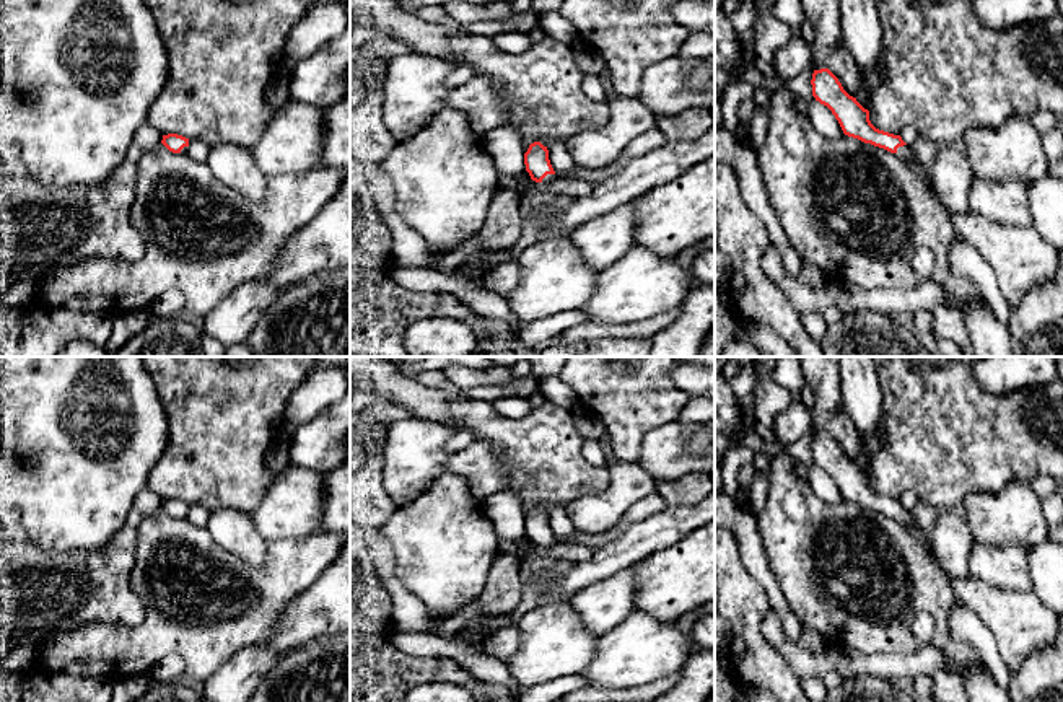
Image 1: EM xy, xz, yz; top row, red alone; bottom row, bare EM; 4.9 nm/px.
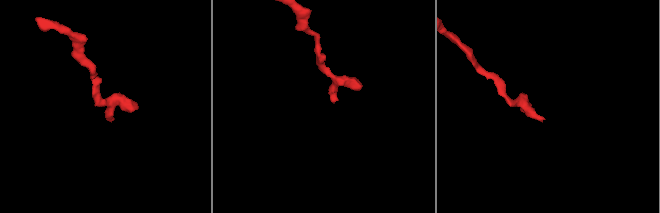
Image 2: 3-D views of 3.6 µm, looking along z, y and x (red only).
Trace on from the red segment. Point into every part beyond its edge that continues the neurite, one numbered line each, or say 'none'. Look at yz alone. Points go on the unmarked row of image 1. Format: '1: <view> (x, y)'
1: yz (905, 517)

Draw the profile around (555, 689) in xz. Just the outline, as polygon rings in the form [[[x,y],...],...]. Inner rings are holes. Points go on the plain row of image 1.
[[[570,674],[550,682],[527,689],[516,695],[516,702],[555,702],[568,692],[578,691],[589,686],[588,681],[580,674]]]

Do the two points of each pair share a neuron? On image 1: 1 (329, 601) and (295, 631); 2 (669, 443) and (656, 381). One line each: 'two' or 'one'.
1: one
2: two

